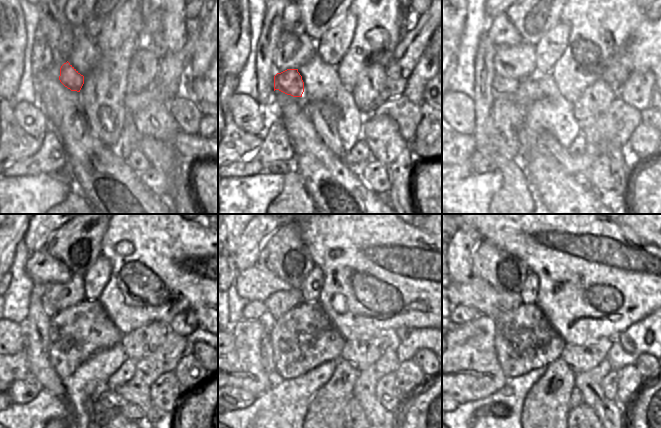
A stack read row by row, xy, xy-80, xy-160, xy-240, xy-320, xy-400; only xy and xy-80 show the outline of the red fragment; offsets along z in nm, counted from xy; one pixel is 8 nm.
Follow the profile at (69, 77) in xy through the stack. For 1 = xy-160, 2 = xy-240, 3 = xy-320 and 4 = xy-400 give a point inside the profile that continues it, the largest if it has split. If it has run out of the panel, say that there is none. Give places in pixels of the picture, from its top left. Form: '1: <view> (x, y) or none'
1: xy-160 (502, 86)
2: xy-240 (49, 310)
3: xy-320 (255, 309)
4: xy-400 (462, 314)

